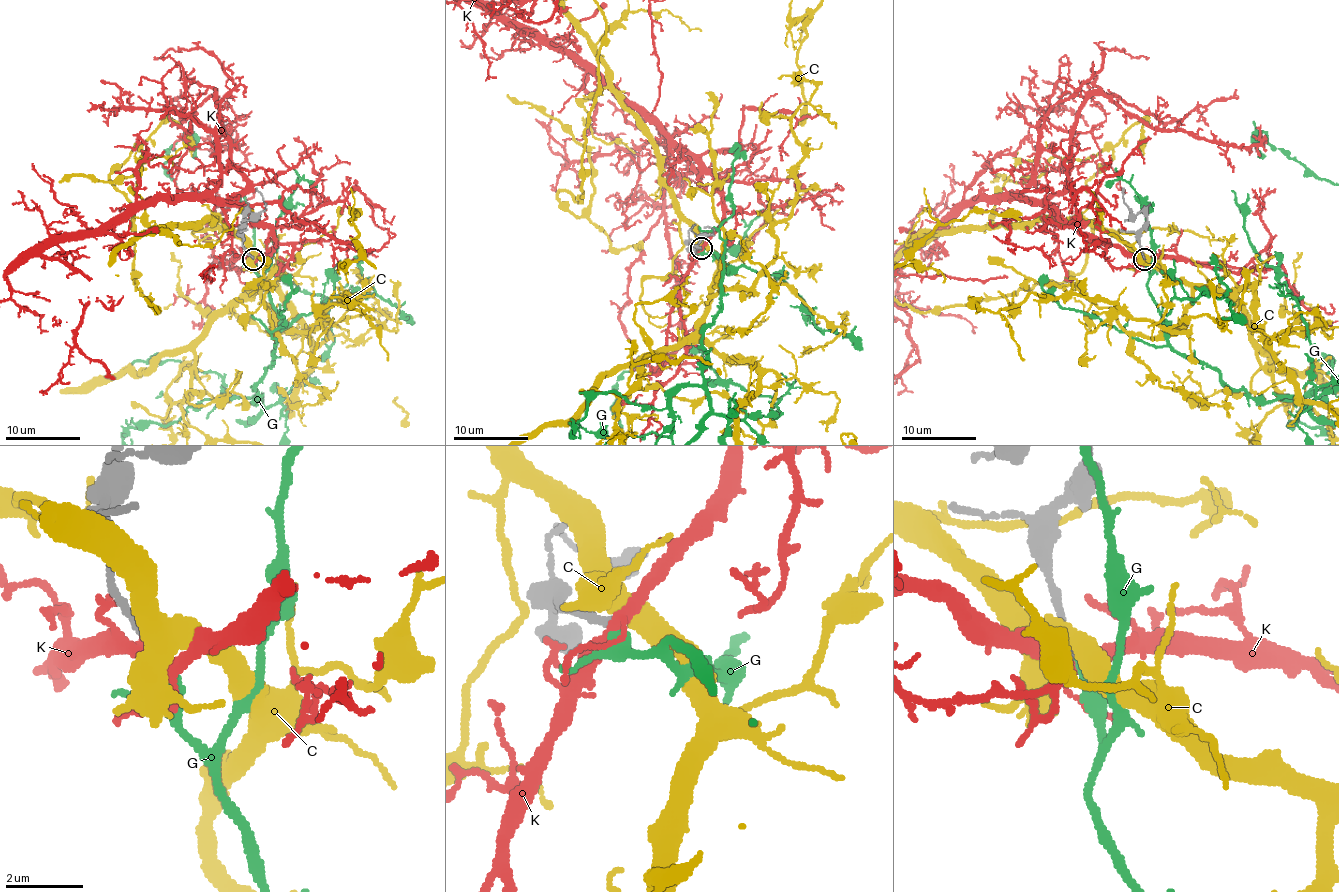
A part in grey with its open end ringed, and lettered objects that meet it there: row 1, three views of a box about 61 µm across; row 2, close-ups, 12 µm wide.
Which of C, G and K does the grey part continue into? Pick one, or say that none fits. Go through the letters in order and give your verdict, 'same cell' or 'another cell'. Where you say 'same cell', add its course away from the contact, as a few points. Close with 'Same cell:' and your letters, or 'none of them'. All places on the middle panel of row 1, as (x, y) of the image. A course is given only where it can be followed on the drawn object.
C: another cell
G: same cell
K: another cell
Same cell: G

